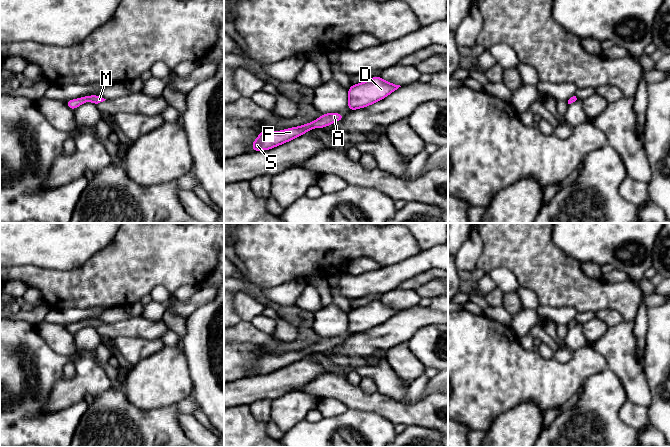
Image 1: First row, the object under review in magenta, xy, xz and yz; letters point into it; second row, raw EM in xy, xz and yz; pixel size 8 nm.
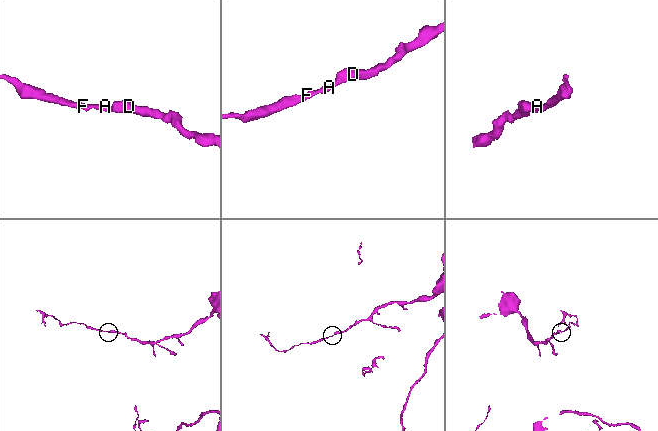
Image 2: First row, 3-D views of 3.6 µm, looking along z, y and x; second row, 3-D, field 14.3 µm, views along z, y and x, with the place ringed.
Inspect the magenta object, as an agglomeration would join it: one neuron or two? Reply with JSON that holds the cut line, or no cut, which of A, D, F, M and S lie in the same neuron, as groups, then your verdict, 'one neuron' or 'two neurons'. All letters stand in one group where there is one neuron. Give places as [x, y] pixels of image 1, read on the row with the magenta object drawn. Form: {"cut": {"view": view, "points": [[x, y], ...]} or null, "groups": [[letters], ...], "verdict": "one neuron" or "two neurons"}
{"cut": null, "groups": [["A", "D", "F", "M", "S"]], "verdict": "one neuron"}

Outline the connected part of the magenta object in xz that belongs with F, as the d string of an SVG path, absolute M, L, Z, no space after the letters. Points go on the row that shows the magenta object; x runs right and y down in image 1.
M328 113L322 114L321 117L314 120L312 123L307 123L302 126L288 128L283 131L262 131L256 140L252 143L252 149L257 152L261 150L272 149L278 145L284 144L304 133L307 133L313 128L324 128L336 121L341 121L344 114Z

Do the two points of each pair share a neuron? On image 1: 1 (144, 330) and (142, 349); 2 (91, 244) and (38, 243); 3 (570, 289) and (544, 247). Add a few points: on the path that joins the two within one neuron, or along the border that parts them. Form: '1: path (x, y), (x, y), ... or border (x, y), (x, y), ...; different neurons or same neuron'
1: border (120, 336), (160, 339); different neurons
2: path (78, 243), (51, 243); same neuron
3: path (560, 279), (544, 263), (544, 257); same neuron

